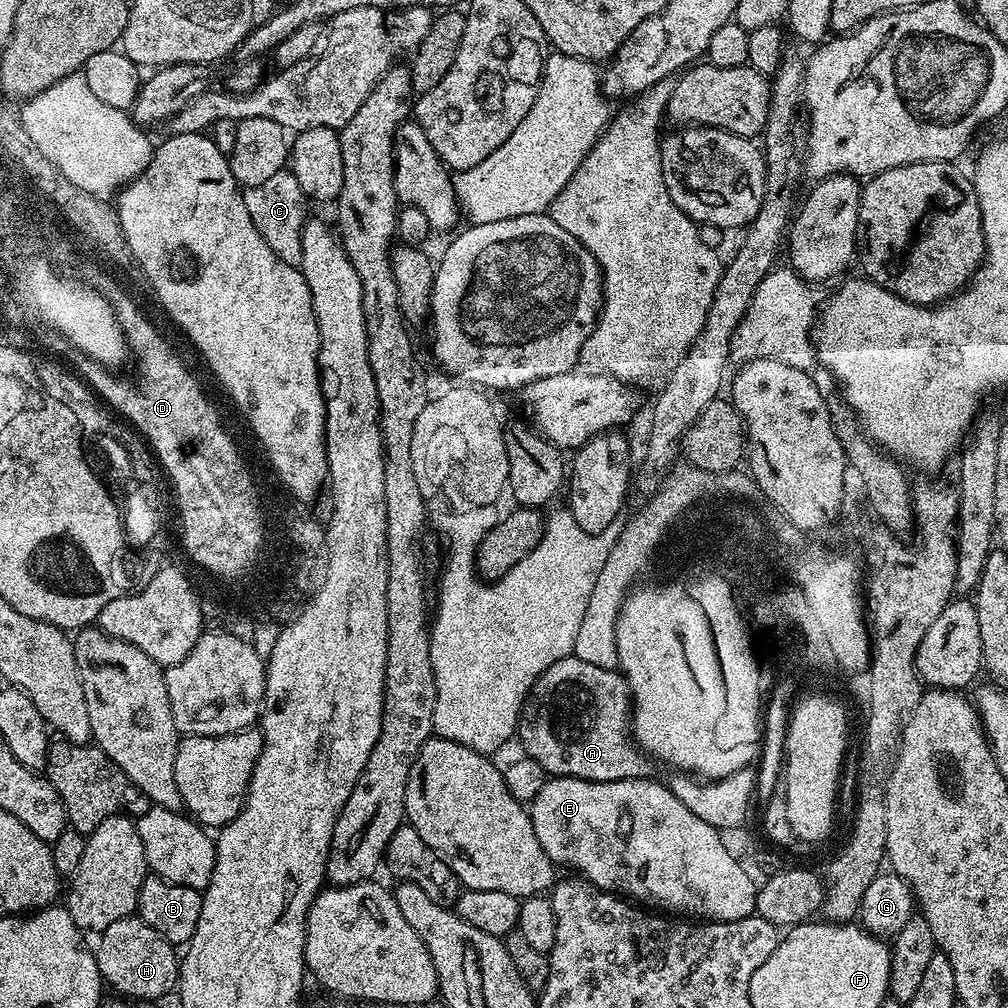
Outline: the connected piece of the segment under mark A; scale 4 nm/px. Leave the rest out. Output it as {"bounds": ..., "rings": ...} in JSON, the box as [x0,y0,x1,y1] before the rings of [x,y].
{"bounds":[518,655,649,782],"rings":[[[574,655],[567,656],[551,664],[534,682],[532,691],[528,693],[528,698],[524,702],[524,709],[520,711],[520,722],[518,725],[519,740],[521,746],[524,747],[522,749],[523,755],[529,756],[534,762],[538,762],[538,766],[542,766],[549,777],[573,776],[574,778],[589,780],[590,782],[618,782],[619,780],[639,780],[649,775],[649,757],[639,751],[637,745],[630,739],[630,693],[623,675],[616,670],[594,666],[591,662],[582,662],[582,658]]]}

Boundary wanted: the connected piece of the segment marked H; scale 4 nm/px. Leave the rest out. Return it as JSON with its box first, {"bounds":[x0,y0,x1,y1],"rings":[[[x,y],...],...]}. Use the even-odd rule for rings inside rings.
{"bounds":[94,915,180,1001],"rings":[[[139,915],[118,918],[118,922],[110,922],[104,931],[99,933],[100,940],[94,947],[96,965],[100,971],[101,981],[113,988],[113,993],[133,1001],[162,1001],[168,991],[175,989],[180,975],[180,962],[177,949],[158,930],[146,926]]]}

